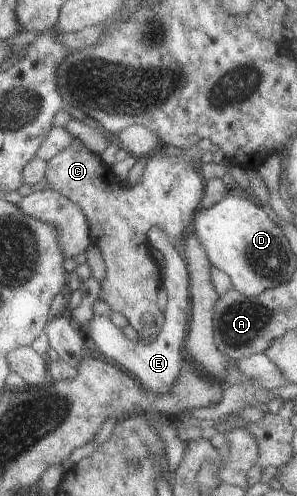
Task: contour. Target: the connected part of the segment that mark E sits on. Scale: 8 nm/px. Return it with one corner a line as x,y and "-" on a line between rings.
152,226
146,234
147,243
154,250
163,254
164,279
161,285
167,291
168,302
164,309
165,321
158,335
150,341
131,341
127,339
108,316
93,316
93,318
82,327
84,338
90,348
98,349
100,353
108,356
108,359
116,361
120,367
136,377
146,390
157,394
167,394
176,383
181,368
187,356
185,353
185,341
187,325
189,322
189,273
185,259
180,249
176,249
169,235
160,227

